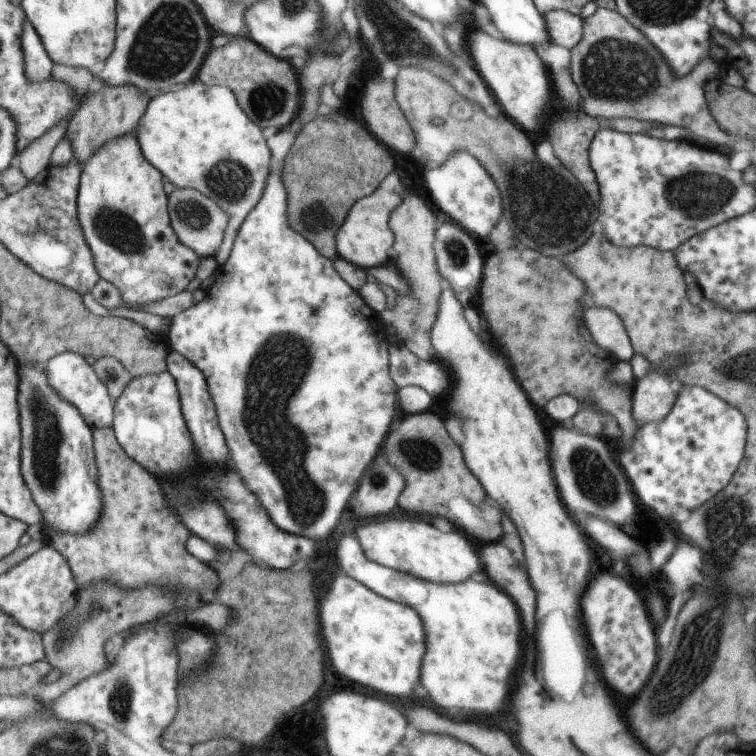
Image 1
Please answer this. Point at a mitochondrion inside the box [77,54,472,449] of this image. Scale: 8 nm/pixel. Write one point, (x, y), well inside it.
(116, 228)

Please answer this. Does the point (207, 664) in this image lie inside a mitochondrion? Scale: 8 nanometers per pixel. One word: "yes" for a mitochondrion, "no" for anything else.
no

